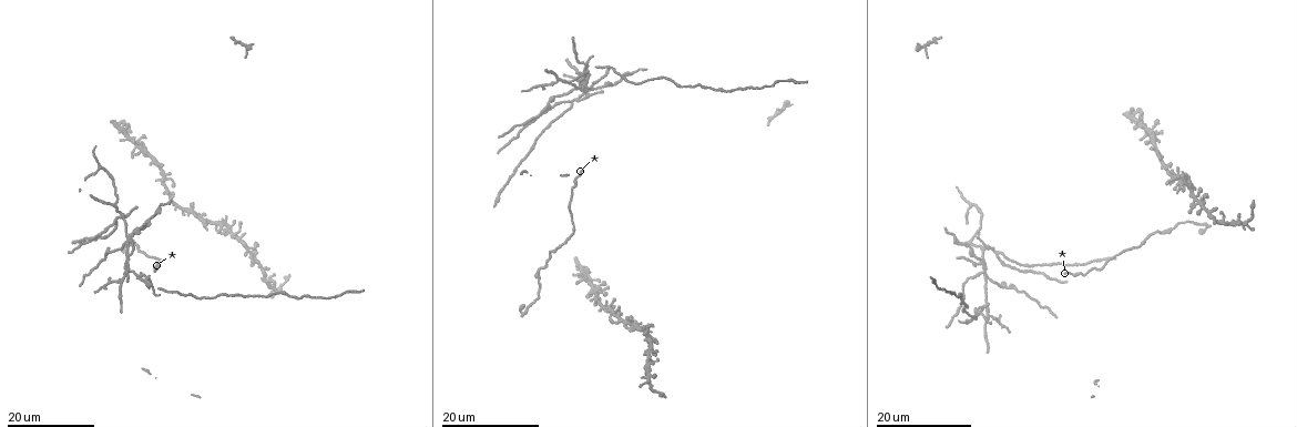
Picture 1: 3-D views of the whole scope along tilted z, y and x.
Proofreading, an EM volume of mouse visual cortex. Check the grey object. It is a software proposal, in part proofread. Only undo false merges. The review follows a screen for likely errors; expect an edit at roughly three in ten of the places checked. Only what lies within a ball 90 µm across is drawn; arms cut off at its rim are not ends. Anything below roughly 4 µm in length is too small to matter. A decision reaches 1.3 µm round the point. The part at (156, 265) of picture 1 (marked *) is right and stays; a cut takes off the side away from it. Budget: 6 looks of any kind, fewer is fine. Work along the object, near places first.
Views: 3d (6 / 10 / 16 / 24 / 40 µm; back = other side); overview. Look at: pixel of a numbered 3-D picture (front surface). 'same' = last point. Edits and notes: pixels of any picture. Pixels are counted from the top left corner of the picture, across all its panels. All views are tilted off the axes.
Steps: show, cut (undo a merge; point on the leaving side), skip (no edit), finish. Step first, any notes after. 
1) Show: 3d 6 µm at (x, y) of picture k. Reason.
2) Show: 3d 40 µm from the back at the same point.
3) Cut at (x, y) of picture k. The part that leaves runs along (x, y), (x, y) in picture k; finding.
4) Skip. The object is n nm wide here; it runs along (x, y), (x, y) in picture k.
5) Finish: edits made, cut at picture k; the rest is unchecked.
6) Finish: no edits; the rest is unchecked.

Show: 3d 24 µm at (582, 89) of picture 1. Four arms meet.

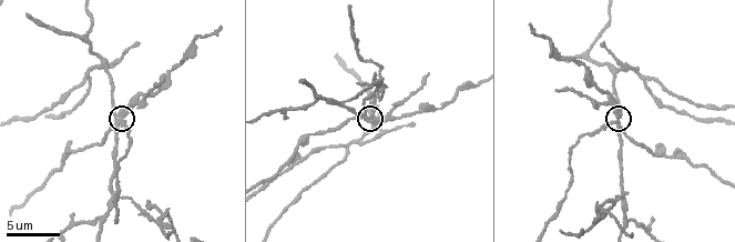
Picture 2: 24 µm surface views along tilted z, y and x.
Show: 3d 6 µm at (124, 118) of picture 2.

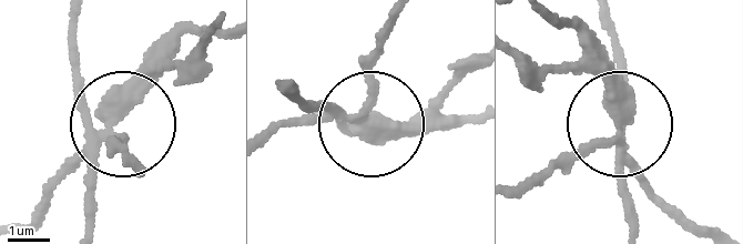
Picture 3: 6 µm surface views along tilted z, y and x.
Cut at (114, 148) of picture 3. The object is 340 nm wide here; the part that leaves runs along (89, 142), (19, 230) in picture 3; a second cell is stuck on.

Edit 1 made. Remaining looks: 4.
Show: overview.

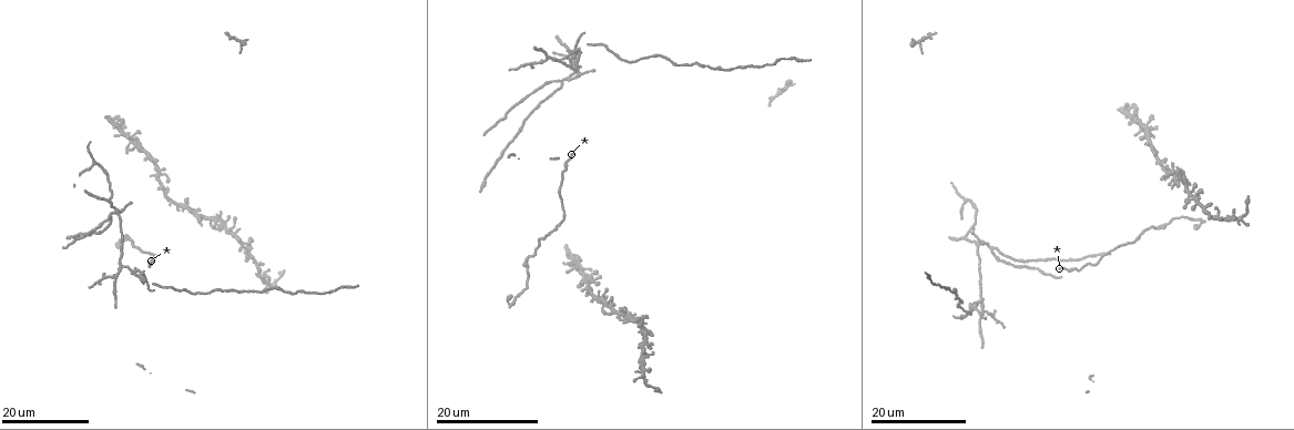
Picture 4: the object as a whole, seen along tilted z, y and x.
Show: 3d 16 µm at (577, 51) of picture 4. Arms run side by side.

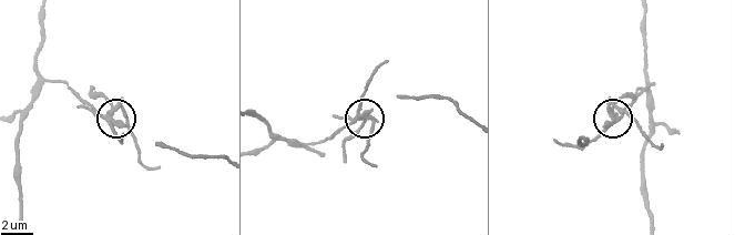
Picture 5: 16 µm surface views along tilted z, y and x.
Show: 3d 6 µm at (363, 117) of picture 5.

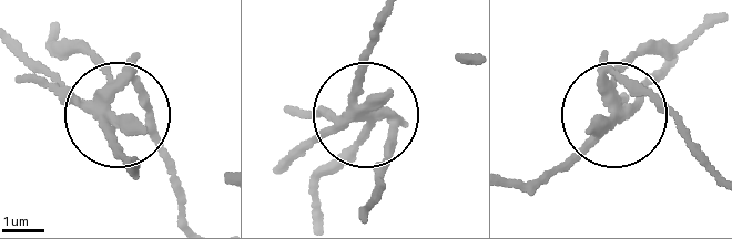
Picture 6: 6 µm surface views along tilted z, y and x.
Cut at (134, 59) of picture 6. The part that leaves runs along (98, 108), (134, 94), (185, 217) in picture 6; a second cell is stuck on.

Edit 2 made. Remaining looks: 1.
Finish: edits made, cut at picture 3, cut at picture 6; the rest is unchecked.

